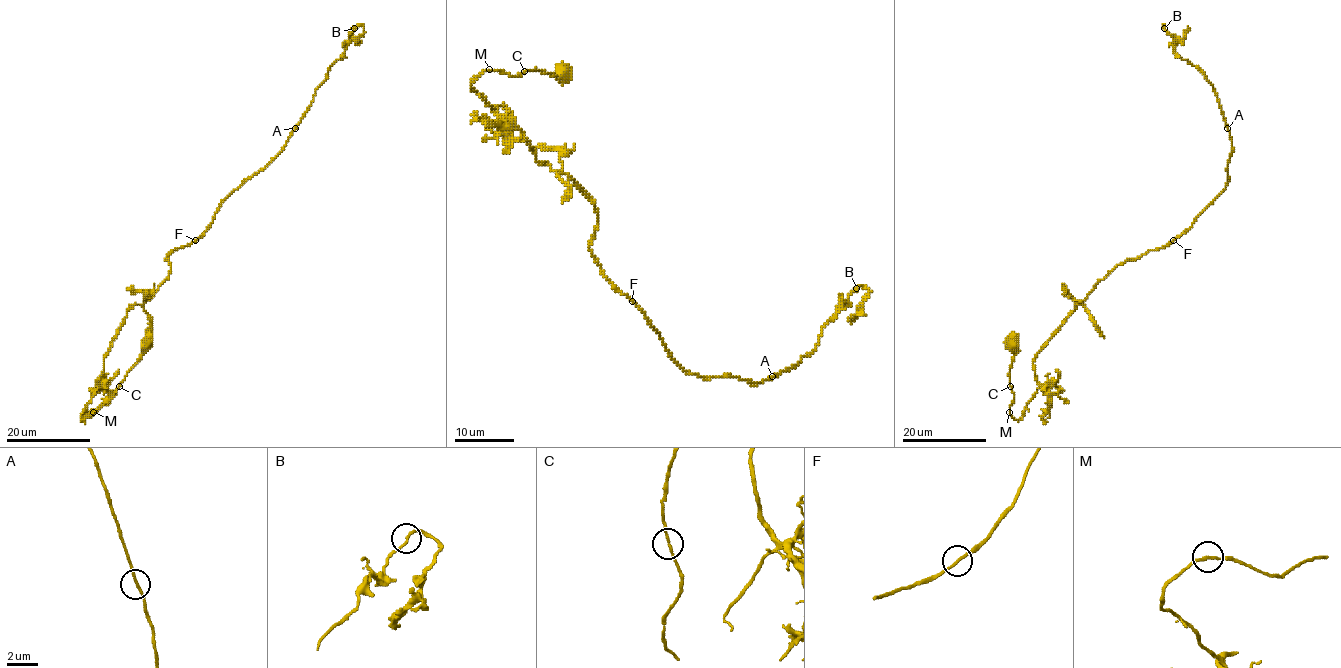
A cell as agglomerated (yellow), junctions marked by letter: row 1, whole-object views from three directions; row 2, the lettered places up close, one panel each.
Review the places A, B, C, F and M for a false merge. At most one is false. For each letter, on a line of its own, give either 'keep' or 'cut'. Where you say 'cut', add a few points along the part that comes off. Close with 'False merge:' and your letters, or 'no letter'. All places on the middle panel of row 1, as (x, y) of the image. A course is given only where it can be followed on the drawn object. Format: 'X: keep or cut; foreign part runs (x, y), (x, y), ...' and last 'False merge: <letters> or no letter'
A: keep
B: keep
C: keep
F: keep
M: keep
False merge: no letter

